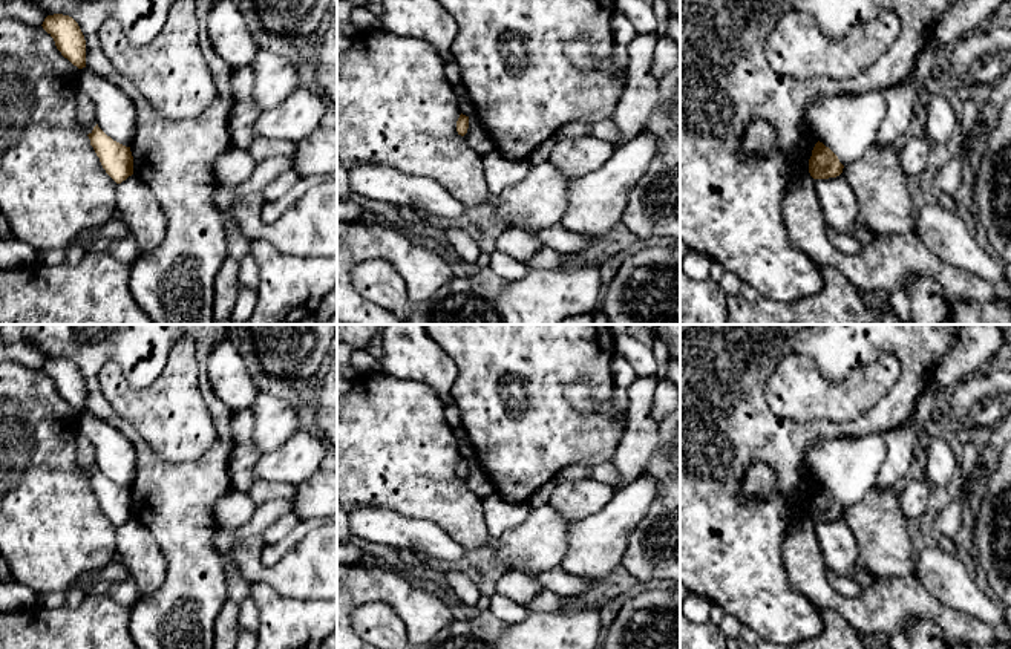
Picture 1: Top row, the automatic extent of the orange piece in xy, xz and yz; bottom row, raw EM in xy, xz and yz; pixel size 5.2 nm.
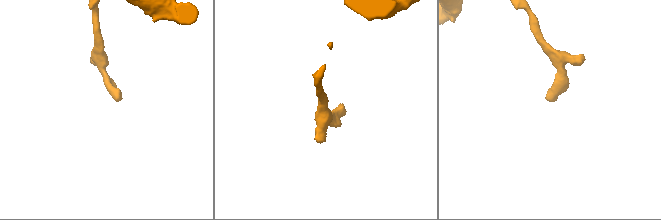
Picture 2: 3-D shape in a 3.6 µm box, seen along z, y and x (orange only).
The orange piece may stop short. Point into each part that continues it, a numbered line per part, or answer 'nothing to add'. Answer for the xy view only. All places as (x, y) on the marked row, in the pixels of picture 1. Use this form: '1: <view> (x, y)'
nothing to add

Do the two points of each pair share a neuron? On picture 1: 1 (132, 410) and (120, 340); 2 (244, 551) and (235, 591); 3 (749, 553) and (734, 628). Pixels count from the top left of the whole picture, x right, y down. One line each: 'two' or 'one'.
1: two
2: two
3: two

